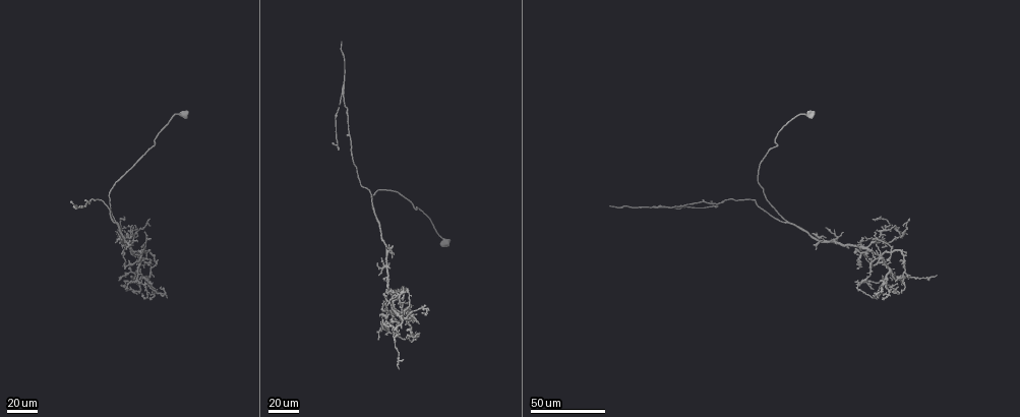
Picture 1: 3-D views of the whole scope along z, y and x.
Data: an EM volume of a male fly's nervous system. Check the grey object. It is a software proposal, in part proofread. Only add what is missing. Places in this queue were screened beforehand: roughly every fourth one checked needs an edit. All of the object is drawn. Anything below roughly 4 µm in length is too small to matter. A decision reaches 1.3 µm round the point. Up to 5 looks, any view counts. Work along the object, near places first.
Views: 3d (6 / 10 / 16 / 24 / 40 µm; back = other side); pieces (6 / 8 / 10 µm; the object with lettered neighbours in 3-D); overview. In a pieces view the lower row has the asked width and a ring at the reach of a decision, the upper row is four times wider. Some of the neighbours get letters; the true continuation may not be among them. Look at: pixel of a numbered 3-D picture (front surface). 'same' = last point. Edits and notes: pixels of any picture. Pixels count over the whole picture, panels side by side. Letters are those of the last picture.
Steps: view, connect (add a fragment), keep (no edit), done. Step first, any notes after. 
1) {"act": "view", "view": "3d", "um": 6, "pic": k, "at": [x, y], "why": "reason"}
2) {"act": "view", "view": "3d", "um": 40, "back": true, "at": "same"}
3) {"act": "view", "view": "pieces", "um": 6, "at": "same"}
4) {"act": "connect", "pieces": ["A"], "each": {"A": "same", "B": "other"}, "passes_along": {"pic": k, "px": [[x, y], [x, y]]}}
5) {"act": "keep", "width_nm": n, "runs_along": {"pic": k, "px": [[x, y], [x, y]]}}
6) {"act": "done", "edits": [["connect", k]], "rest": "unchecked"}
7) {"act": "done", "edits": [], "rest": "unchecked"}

{"act": "view", "view": "3d", "um": 40, "pic": 1, "at": [609, 204], "why": "an open end"}

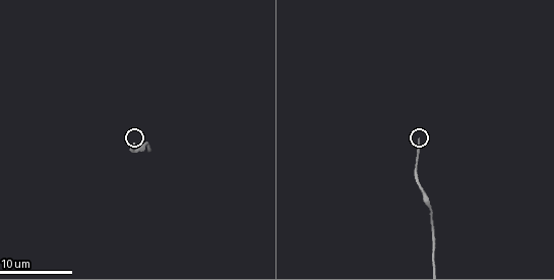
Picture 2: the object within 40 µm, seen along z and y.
{"act": "view", "view": "pieces", "um": 10, "pic": 2, "at": [418, 139], "why": "see the neighbours"}

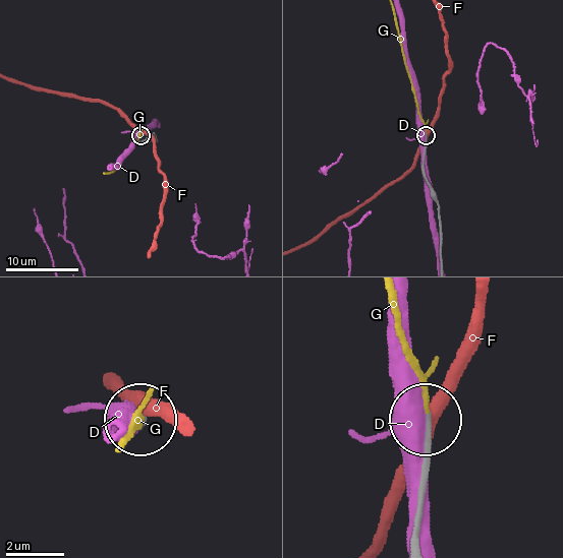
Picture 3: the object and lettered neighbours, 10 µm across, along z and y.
{"act": "connect", "pieces": ["G"], "each": {"D": "other", "F": "other", "G": "same"}, "passes_along": {"pic": 3, "px": [[424, 487], [424, 380], [392, 300]]}, "found": "the neuron continues"}

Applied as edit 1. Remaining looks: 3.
{"act": "view", "view": "3d", "um": 24, "pic": 1, "at": [126, 226], "why": "an open end"}

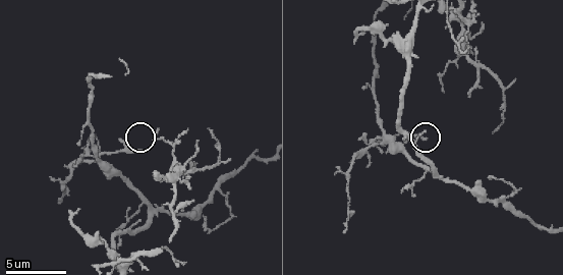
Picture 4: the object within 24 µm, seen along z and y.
{"act": "view", "view": "pieces", "um": 6, "pic": 4, "at": [141, 149], "why": "what lies round it"}

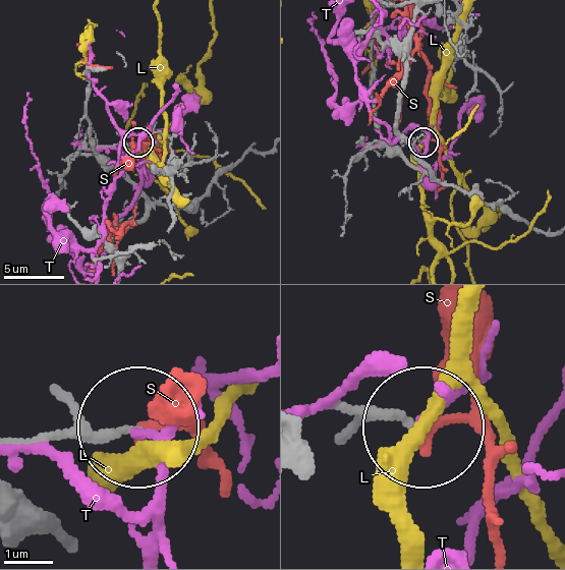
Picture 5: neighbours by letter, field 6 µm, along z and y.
{"act": "keep", "each": {"L": "other", "S": "other", "T": "other"}, "runs_along": {"pic": 5, "px": [[18, 439], [136, 426]]}, "found": "none of them fits"}

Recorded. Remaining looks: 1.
{"act": "done", "edits": [["connect", 3]], "rest": "unchecked"}

